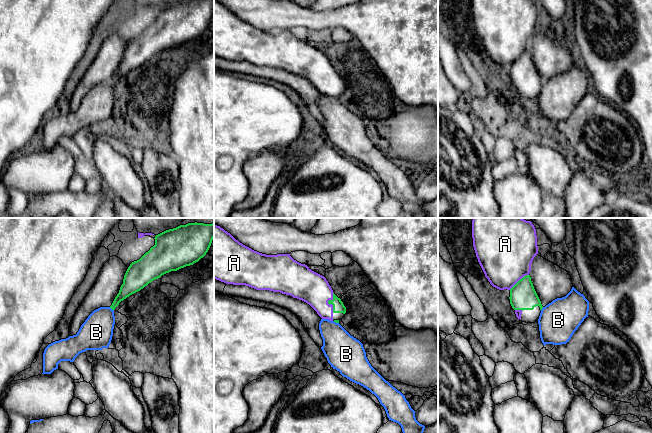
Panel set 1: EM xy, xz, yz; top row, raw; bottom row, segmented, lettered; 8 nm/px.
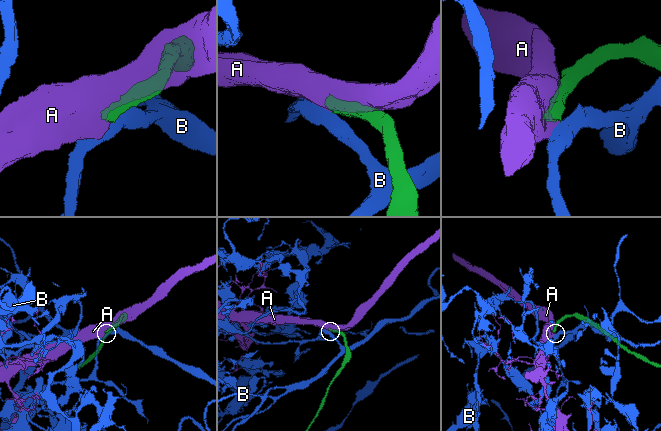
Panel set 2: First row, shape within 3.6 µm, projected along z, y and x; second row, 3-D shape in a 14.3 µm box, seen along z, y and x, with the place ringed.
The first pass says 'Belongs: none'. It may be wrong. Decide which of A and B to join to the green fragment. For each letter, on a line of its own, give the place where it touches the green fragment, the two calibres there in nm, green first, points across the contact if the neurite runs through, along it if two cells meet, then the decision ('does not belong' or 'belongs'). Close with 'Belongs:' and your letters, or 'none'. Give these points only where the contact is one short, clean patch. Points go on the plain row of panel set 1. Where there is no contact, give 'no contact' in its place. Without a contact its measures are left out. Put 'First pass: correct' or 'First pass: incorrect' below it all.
A: contact xz (328, 79); calibres 100 and 260 nm; belongs
B: contact xy (111, 84); calibres 140 and 260 nm; border xy (109, 83), (113, 86); does not belong
Belongs: A
First pass: incorrect

